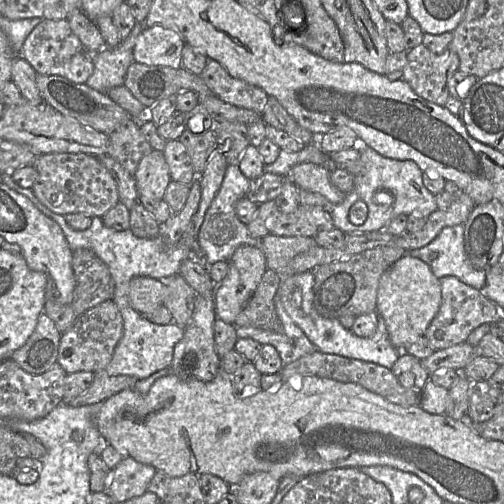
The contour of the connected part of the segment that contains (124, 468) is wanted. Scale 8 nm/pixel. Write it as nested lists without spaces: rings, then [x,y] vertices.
[[[125,455],[111,469],[111,476],[107,482],[105,492],[120,503],[141,496],[147,491],[156,471],[153,466],[140,463]]]

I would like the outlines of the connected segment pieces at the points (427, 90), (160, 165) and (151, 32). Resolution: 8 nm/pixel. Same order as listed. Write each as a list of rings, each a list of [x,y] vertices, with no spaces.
[[[420,44],[407,52],[402,79],[420,97],[444,106],[450,96],[451,80],[459,70],[457,53],[448,47],[438,55]]]
[[[153,149],[151,153],[143,157],[139,162],[133,177],[138,190],[138,202],[140,195],[155,200],[163,199],[166,188],[171,181],[169,167],[165,160],[163,151]]]
[[[161,25],[144,27],[133,49],[134,60],[150,66],[182,66],[185,41],[179,33]]]

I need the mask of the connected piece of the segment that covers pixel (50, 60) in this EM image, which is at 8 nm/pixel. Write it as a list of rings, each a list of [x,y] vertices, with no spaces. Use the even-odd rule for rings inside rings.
[[[43,19],[26,38],[21,57],[37,74],[61,76],[77,84],[86,83],[94,71],[91,53],[73,33],[66,19]]]

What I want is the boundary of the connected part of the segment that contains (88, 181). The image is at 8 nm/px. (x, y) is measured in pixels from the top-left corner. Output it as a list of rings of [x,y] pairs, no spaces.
[[[53,153],[38,156],[32,164],[38,172],[32,191],[51,211],[67,215],[81,213],[102,217],[119,202],[117,185],[99,159],[85,153]]]

